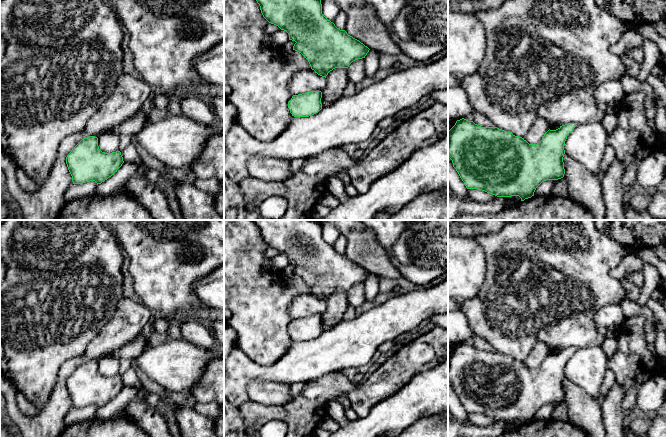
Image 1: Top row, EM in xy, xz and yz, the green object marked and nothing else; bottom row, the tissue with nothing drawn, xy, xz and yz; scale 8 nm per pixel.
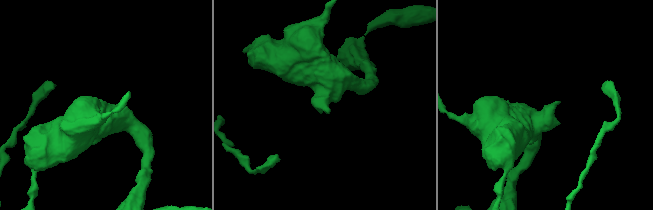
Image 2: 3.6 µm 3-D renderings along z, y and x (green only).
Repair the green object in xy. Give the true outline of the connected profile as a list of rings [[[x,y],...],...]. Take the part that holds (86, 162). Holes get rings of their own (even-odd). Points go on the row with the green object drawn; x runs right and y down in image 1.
[[[95,136],[82,139],[66,157],[73,184],[90,181],[101,184],[117,172],[123,163],[120,151],[102,152]]]

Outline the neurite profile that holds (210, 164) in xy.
[[[224,132],[213,135],[190,170],[198,179],[224,180]]]

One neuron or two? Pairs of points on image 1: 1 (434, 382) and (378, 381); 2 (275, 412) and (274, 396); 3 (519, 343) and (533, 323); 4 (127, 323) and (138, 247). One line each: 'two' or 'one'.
1: two
2: two
3: one
4: two

